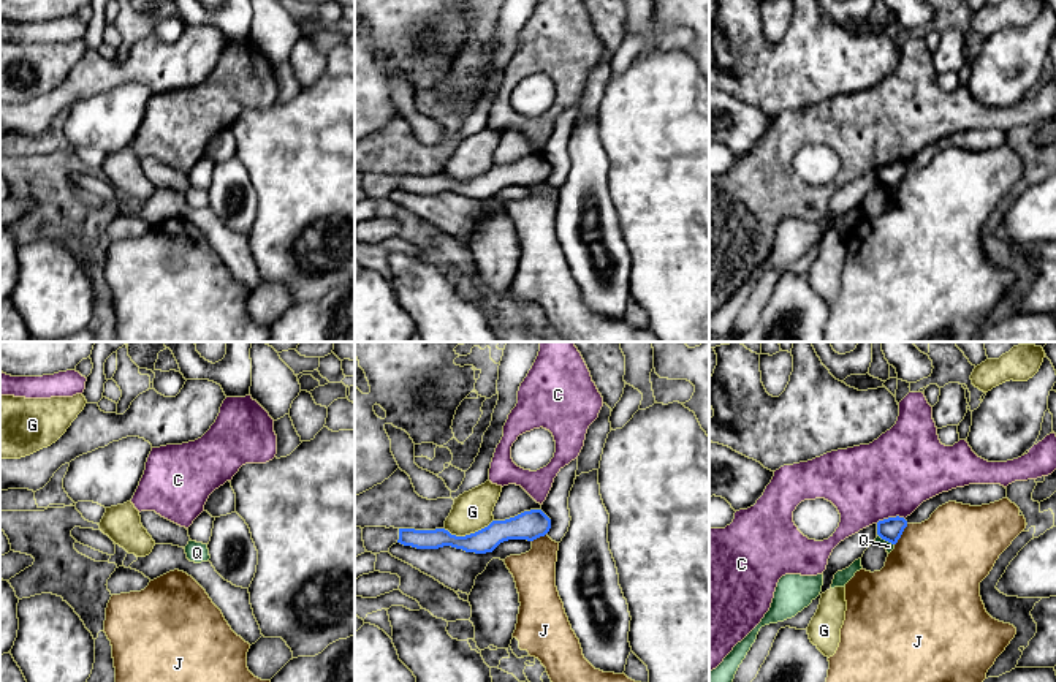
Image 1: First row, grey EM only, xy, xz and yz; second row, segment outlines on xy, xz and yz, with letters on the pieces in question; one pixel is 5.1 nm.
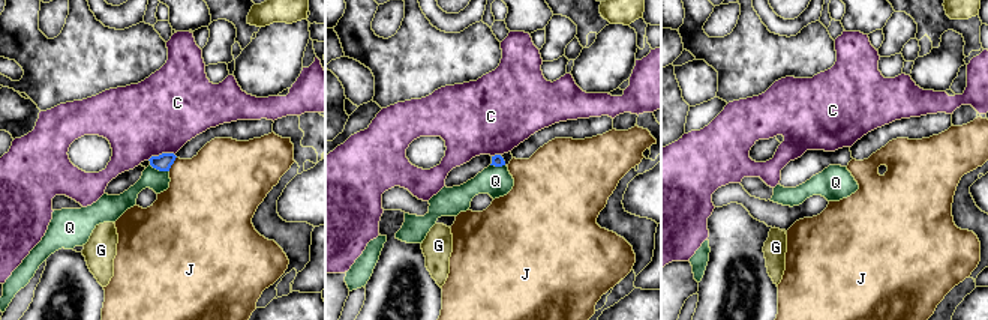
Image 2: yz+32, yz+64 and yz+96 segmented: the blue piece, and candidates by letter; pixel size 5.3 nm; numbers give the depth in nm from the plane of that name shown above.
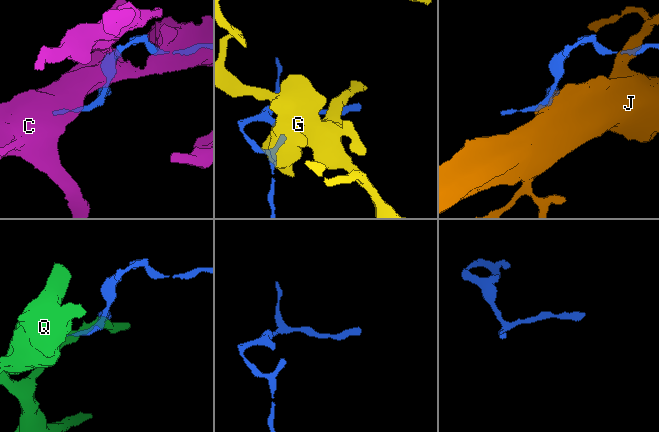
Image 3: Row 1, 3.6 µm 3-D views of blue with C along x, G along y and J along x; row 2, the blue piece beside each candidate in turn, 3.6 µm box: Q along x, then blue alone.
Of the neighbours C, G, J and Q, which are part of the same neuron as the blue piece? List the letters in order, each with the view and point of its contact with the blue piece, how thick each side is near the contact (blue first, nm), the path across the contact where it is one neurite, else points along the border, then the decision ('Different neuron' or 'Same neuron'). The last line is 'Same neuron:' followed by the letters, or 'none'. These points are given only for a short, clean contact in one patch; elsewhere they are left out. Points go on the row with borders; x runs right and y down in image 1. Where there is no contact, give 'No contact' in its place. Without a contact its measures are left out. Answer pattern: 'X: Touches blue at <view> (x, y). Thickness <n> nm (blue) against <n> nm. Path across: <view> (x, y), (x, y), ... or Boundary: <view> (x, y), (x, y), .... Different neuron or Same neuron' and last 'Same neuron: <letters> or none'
C: Touches blue at yz (890, 518). Thickness 120 nm (blue) against 400 nm. Boundary: yz (904, 518), (893, 516), (876, 522). Different neuron
G: Touches blue at xz (467, 535). Thickness 120 nm (blue) against 200 nm. Different neuron
J: Touches blue at yz (901, 534). Thickness 120 nm (blue) against 480 nm. Different neuron
Q: Touches blue at yz (885, 540). Thickness 120 nm (blue) against 50 nm. Boundary: yz (877, 534), (893, 545). Different neuron
Same neuron: none

